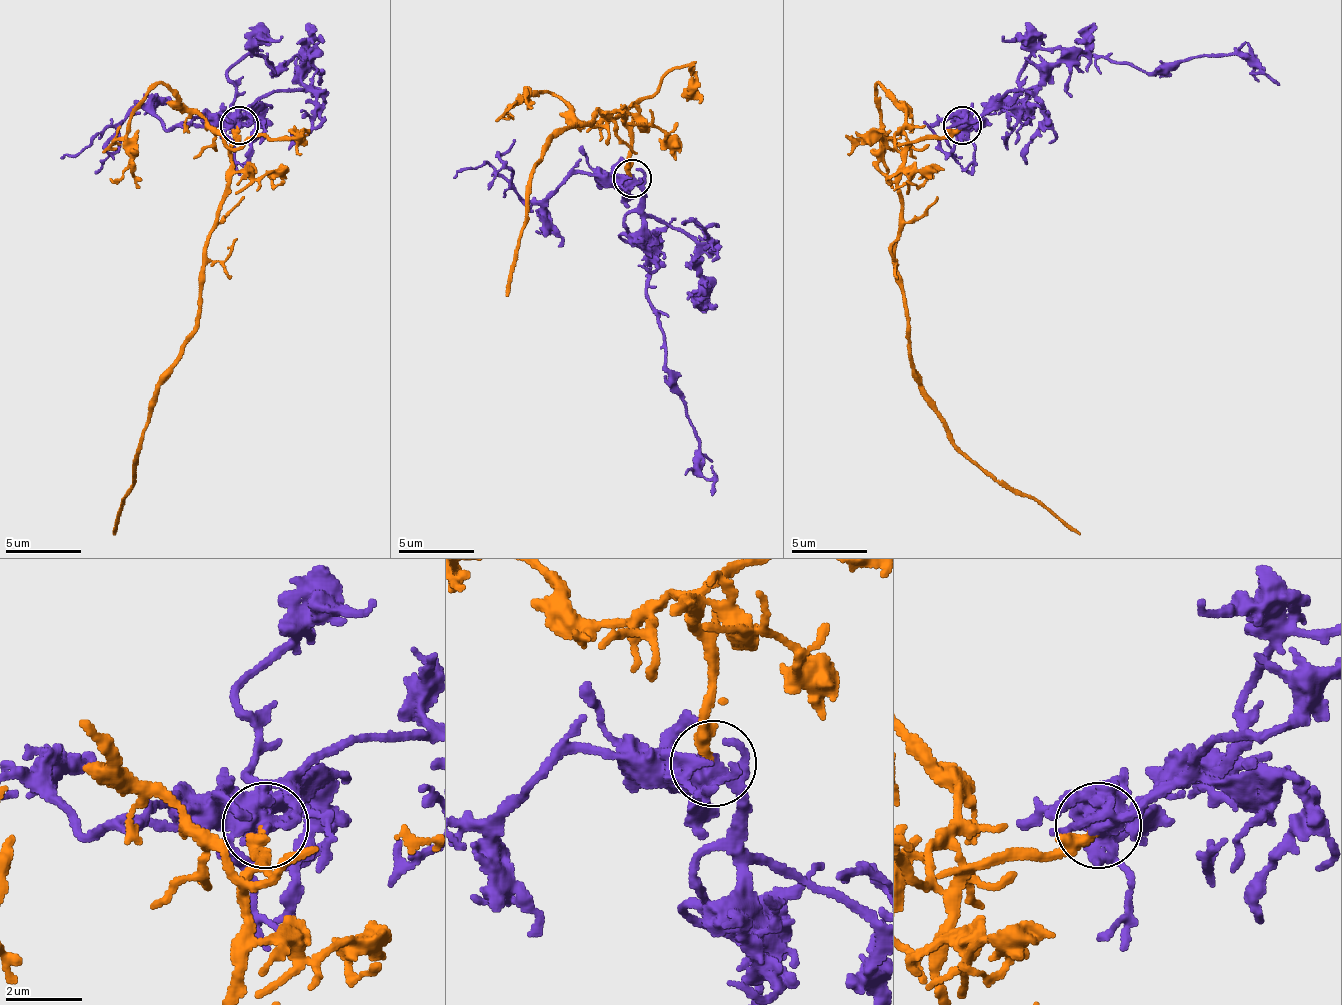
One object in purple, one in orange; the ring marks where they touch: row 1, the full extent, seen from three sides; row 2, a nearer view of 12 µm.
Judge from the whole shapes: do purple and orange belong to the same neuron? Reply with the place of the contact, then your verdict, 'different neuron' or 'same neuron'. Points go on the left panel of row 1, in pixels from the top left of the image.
at (239, 125); same neuron

